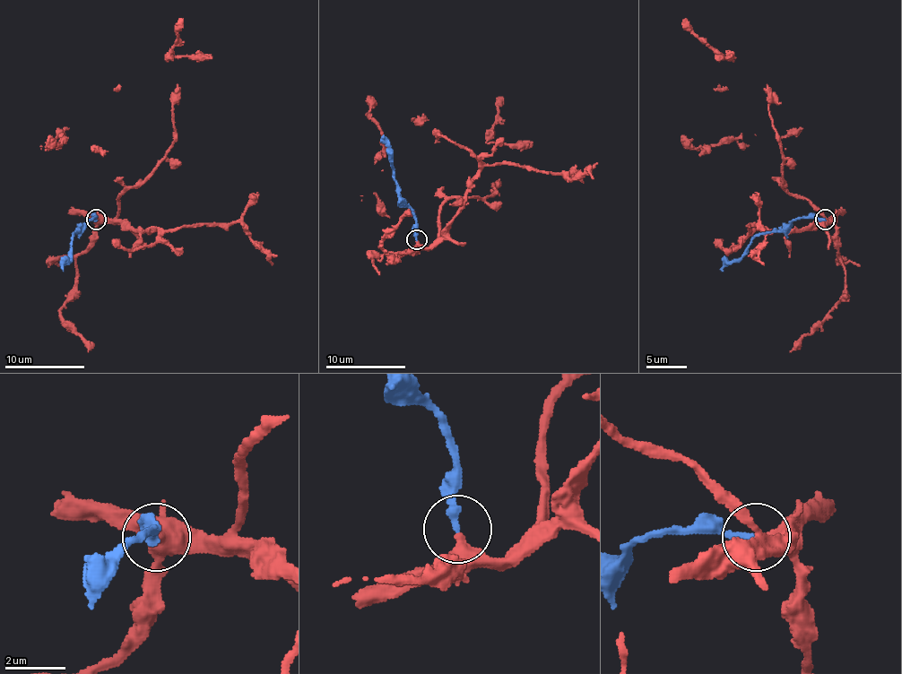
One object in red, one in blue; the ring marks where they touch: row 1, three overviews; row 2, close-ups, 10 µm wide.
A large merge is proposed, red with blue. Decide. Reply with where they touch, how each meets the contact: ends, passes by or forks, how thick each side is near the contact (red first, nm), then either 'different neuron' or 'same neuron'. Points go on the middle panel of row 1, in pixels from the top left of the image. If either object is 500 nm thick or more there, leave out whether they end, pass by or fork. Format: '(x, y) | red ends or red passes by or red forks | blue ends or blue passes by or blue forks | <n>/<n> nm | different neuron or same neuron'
(416, 239) | 500/320 nm | same neuron

